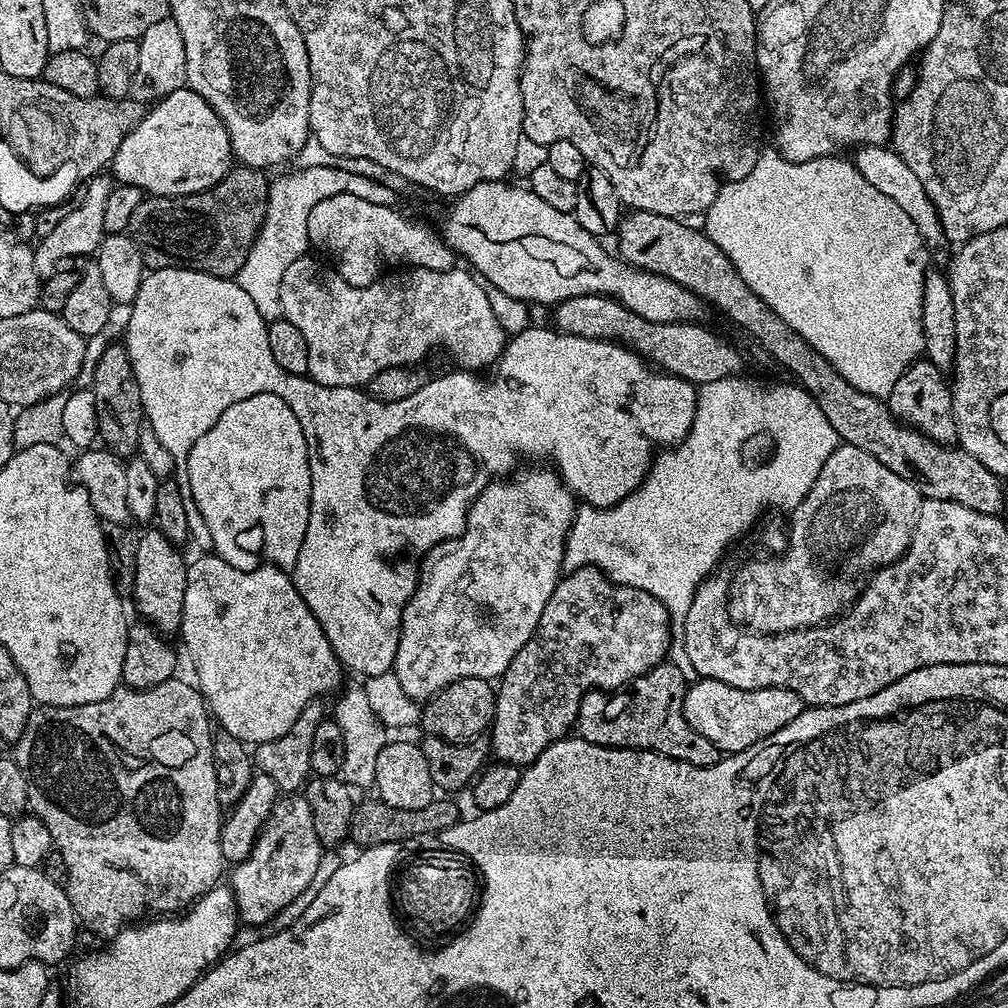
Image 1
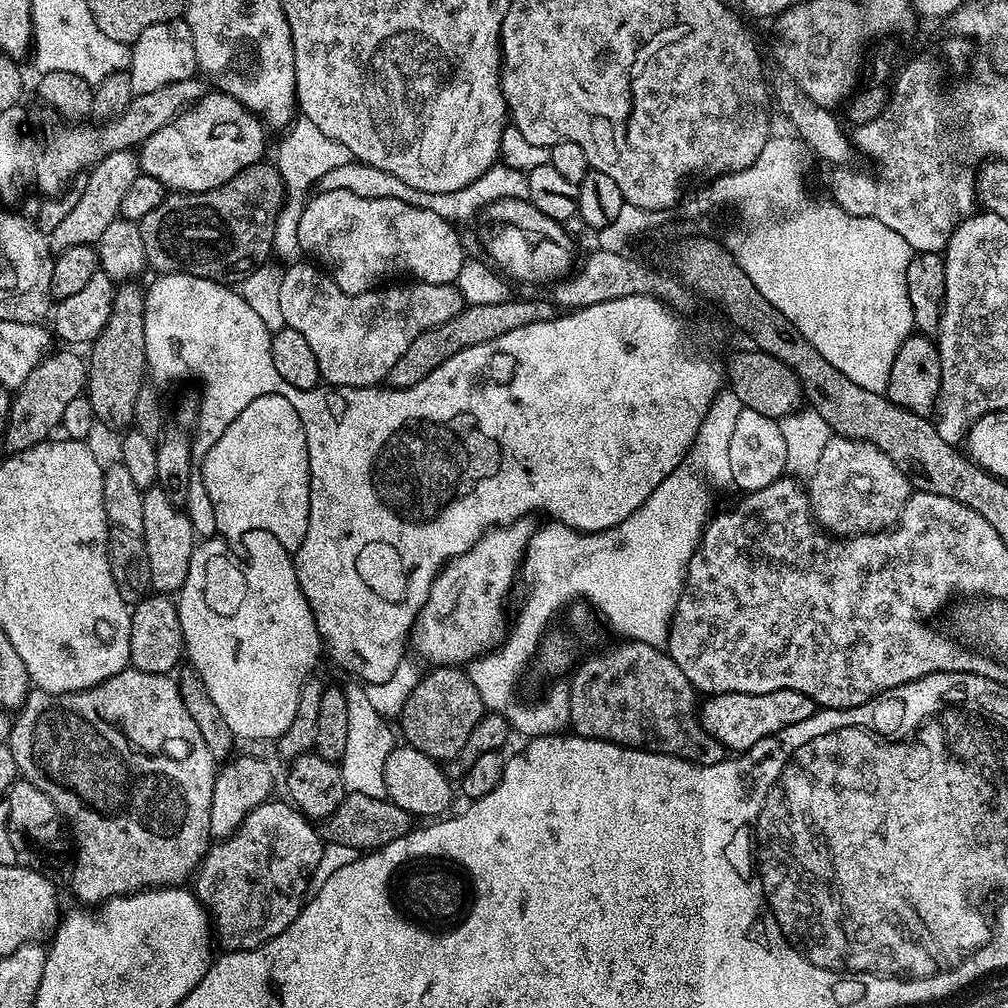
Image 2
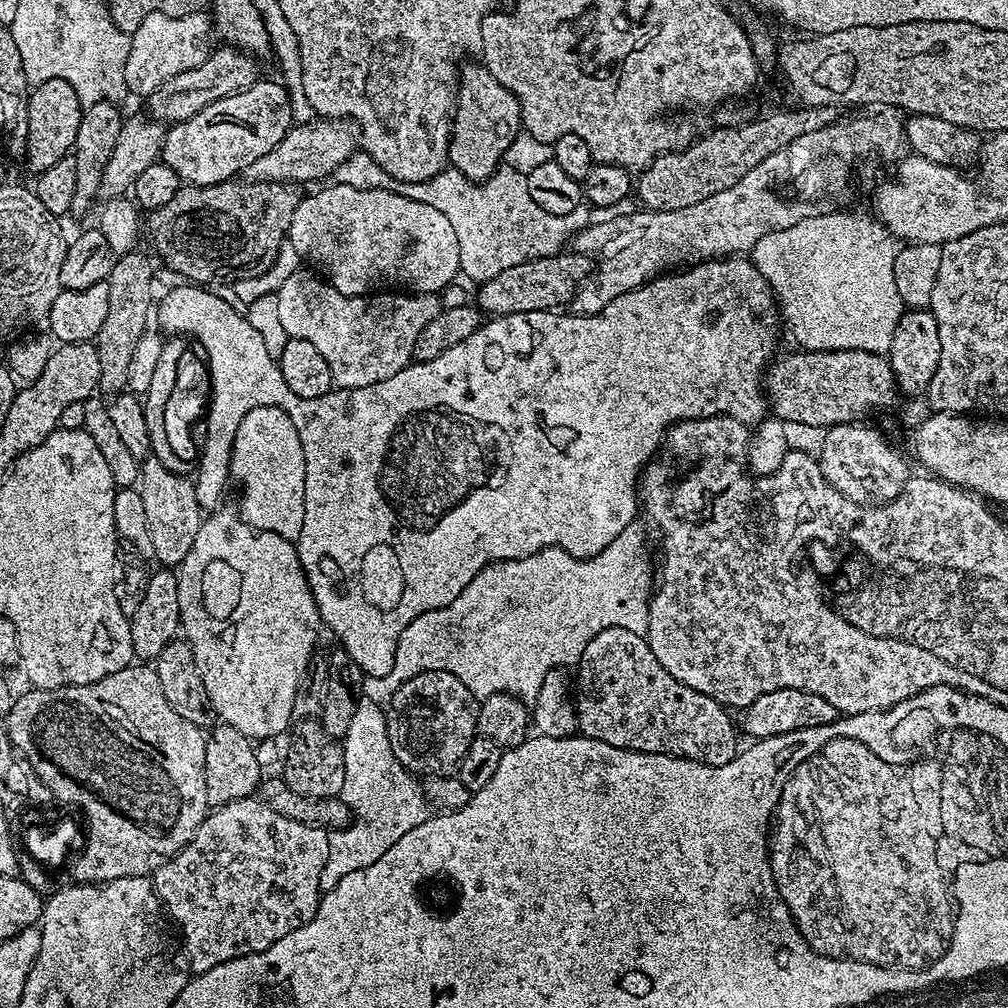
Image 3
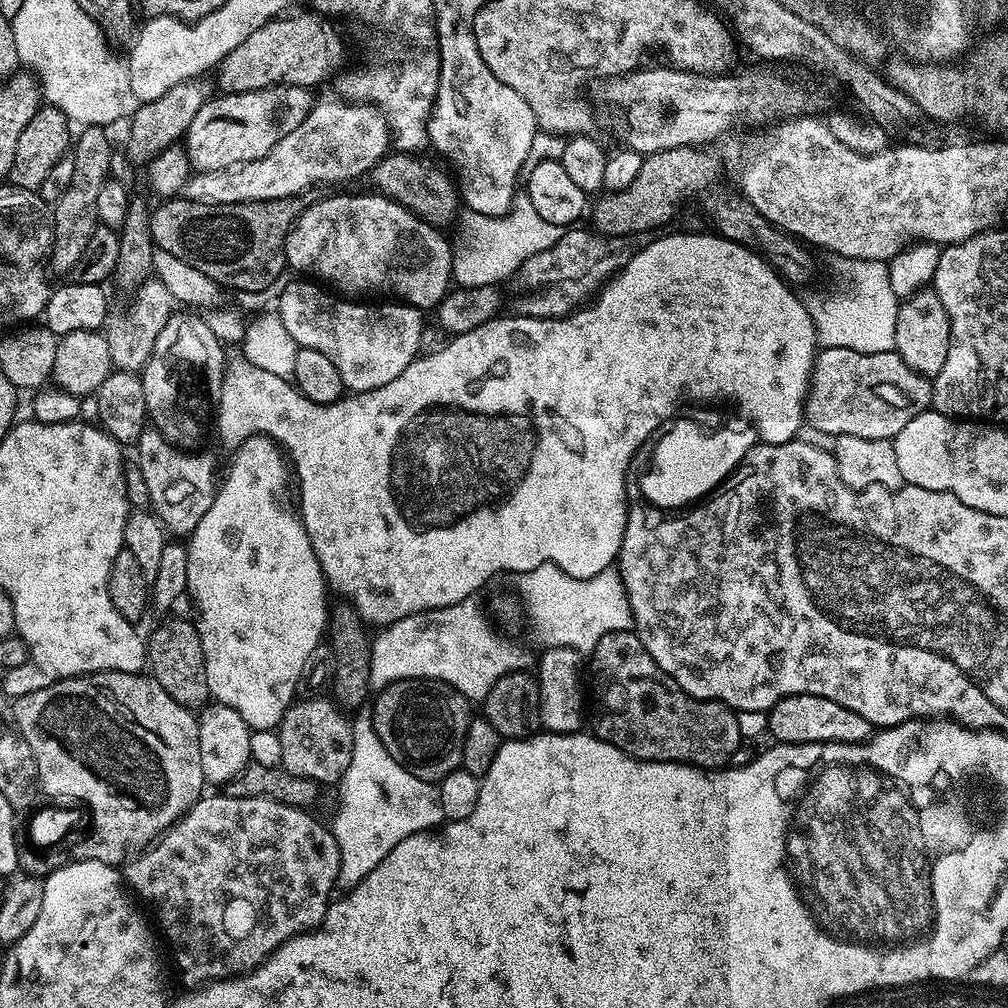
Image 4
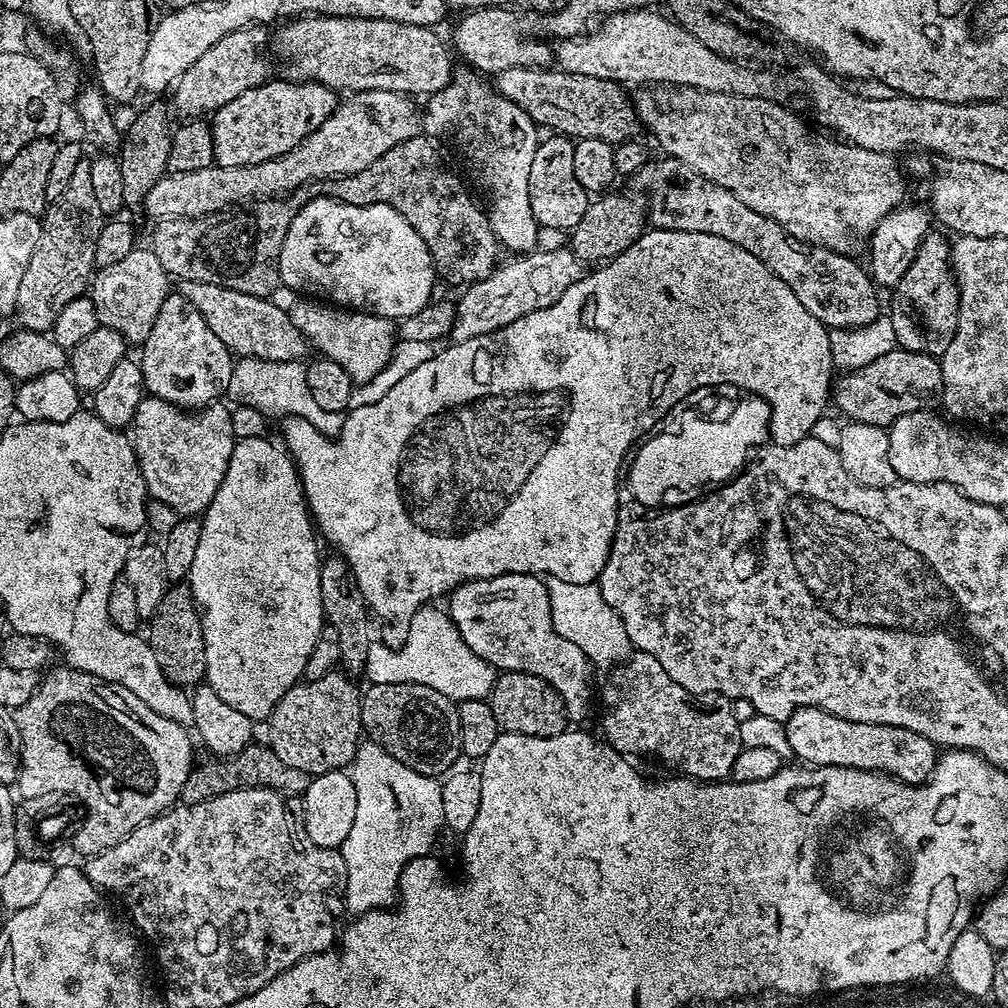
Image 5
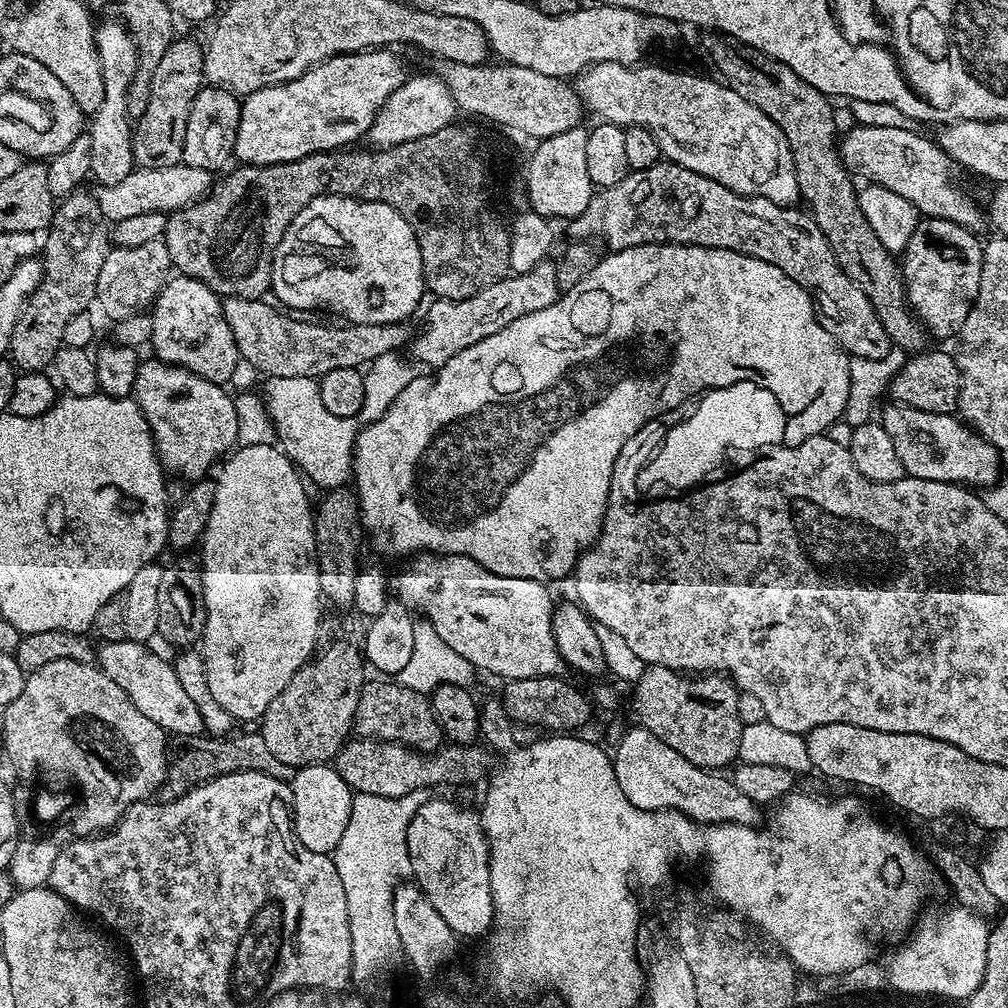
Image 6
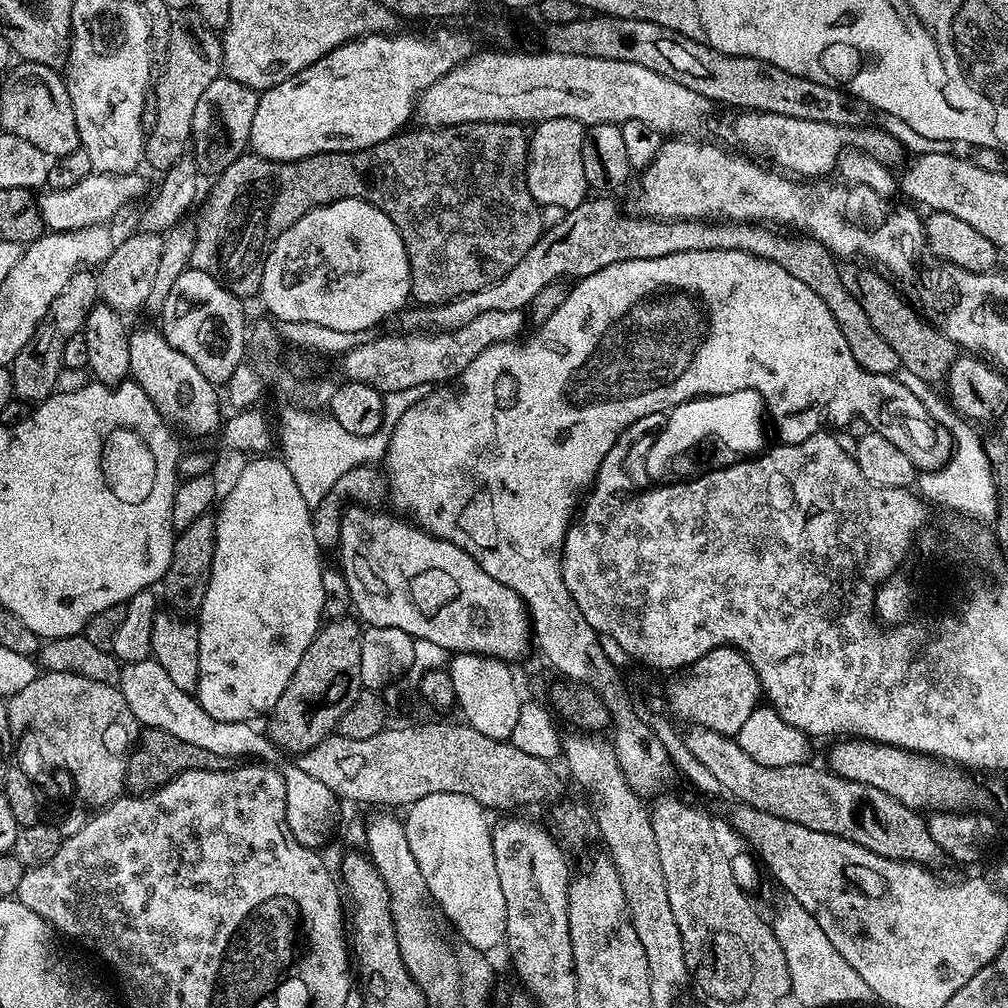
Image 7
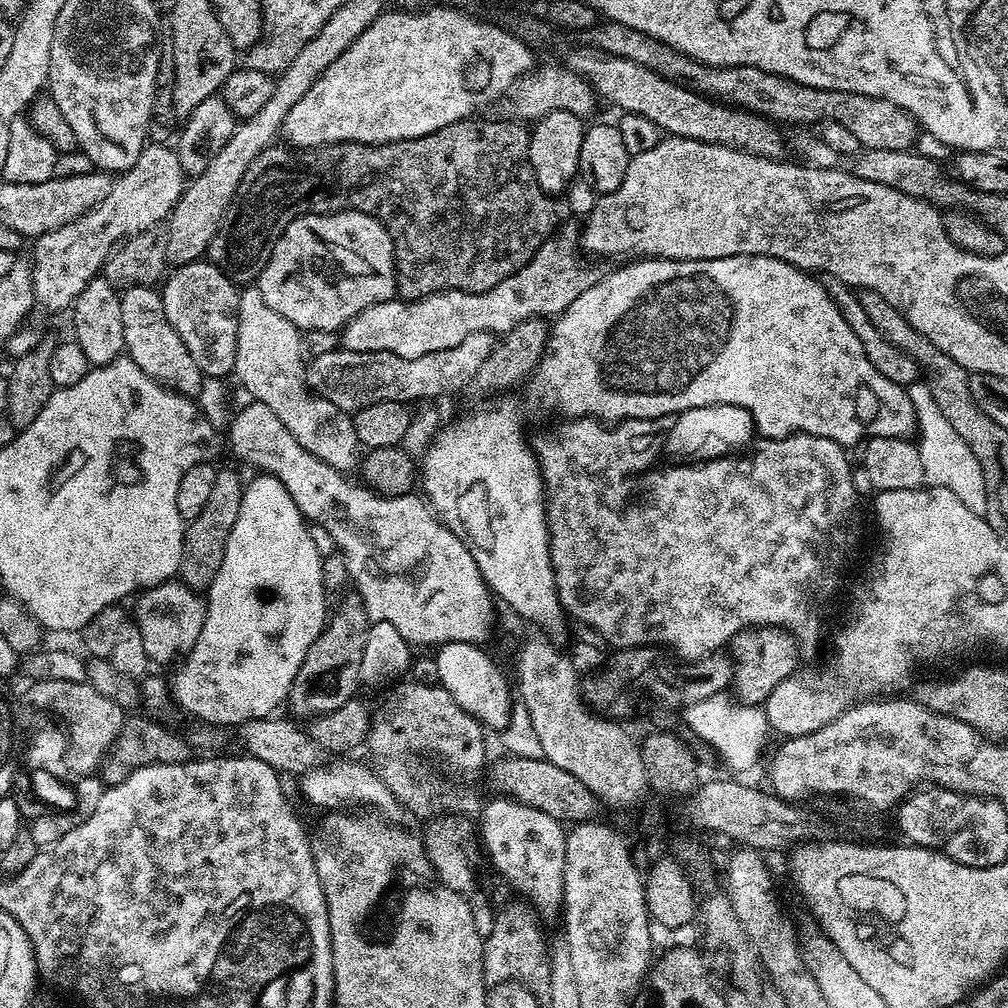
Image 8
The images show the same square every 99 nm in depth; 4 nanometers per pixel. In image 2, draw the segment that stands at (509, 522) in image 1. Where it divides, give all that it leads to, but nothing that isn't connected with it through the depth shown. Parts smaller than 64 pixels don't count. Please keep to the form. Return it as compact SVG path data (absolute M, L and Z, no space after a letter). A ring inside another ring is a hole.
M513 522L490 528L466 554L455 556L441 568L436 576L436 581L432 583L428 600L422 606L410 633L411 643L413 645L416 643L421 658L429 660L429 665L463 665L465 663L464 656L468 656L467 658L475 657L481 651L479 648L483 644L488 644L491 640L496 639L499 641L505 635L504 599L507 598L508 591L512 588L512 579L515 576L517 579L518 573L521 571L524 551L528 548L533 531L533 525L528 525L528 522Z

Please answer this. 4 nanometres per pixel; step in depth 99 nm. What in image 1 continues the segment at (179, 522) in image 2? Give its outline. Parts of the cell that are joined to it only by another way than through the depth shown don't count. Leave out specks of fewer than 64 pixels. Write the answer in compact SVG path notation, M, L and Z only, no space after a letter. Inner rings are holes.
M149 530L144 537L139 537L136 540L136 573L130 596L131 599L136 599L136 608L144 615L141 617L161 634L179 633L182 614L184 613L186 586L190 583L188 564L176 552L179 552L177 545L171 544L161 532L155 530Z

